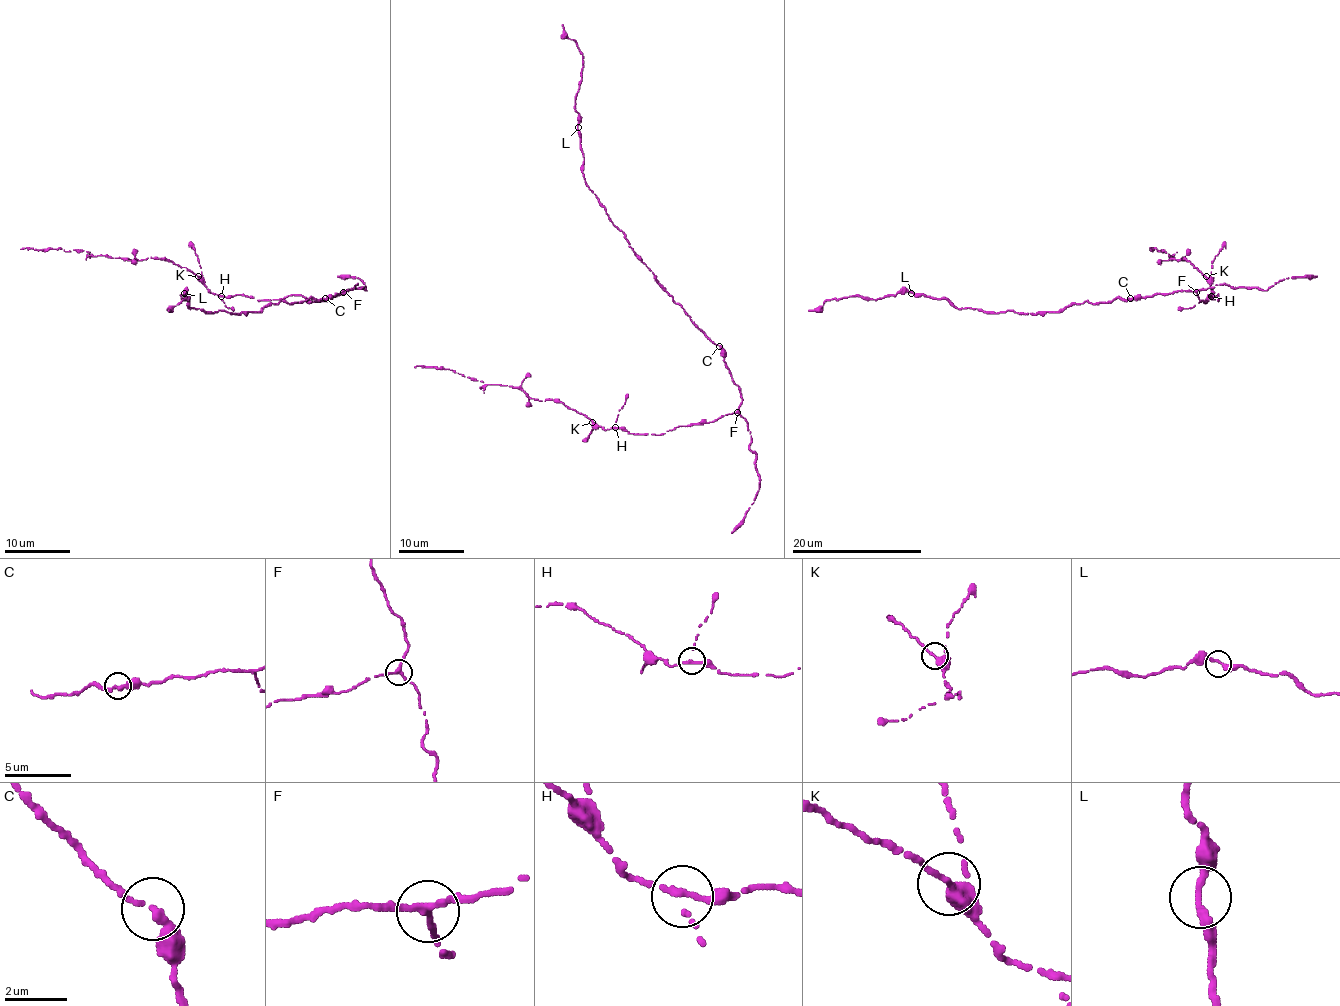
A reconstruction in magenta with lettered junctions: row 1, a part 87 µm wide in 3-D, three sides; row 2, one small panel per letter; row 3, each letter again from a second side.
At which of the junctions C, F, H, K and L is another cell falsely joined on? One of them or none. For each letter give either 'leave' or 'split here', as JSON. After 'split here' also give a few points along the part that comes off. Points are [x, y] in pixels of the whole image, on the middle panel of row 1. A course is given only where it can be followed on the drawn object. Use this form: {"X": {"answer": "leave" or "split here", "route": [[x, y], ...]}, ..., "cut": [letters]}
{"C": {"answer": "leave"}, "F": {"answer": "leave"}, "H": {"answer": "leave"}, "K": {"answer": "leave"}, "L": {"answer": "leave"}, "cut": []}

